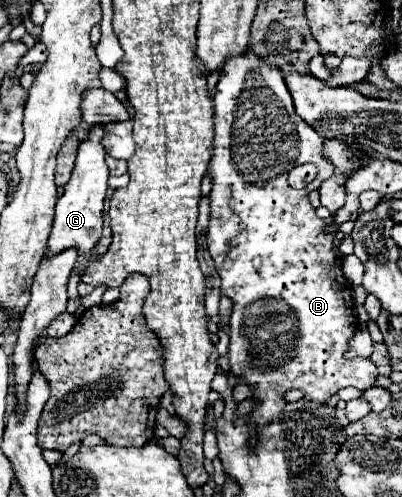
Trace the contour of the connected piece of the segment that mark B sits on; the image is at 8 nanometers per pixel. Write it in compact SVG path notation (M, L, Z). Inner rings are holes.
M247 51L245 55L241 57L229 57L229 61L225 63L223 71L221 71L221 79L217 83L217 89L215 89L215 107L213 107L213 155L211 155L211 161L209 161L209 167L207 167L207 177L211 177L211 193L209 193L209 207L211 207L211 213L209 213L209 227L207 227L207 245L209 245L209 253L215 261L215 269L221 277L221 293L223 295L229 295L231 301L233 301L233 315L231 315L231 329L229 329L229 337L231 337L231 343L229 343L229 367L231 367L231 375L237 377L237 381L245 381L253 395L251 399L257 401L257 407L249 413L247 417L247 423L249 423L249 445L255 447L255 441L257 441L257 433L261 427L273 423L277 419L277 415L285 409L287 401L285 401L285 393L291 391L291 389L297 389L297 391L303 391L303 399L307 401L317 401L317 403L327 403L339 389L343 387L357 387L357 389L367 389L375 383L375 377L377 377L377 367L371 359L363 359L363 357L355 357L355 359L345 359L345 351L349 347L349 341L351 337L355 335L355 329L357 329L357 317L353 313L353 289L351 285L347 283L347 279L343 277L343 271L341 271L341 263L343 263L343 255L341 251L337 249L337 245L333 243L333 235L327 235L323 233L325 225L331 225L333 221L331 219L319 219L315 215L315 209L311 207L309 203L309 189L311 185L321 185L327 177L331 177L335 173L333 165L329 165L329 161L325 161L325 155L323 155L323 137L317 135L317 131L309 125L305 125L305 121L301 121L301 117L297 117L295 109L293 109L293 101L291 101L291 93L281 77L281 73L277 69L273 69L271 65L263 63L255 53ZM303 163L313 163L317 167L317 177L313 179L311 185L307 185L305 189L293 189L289 183L287 183L287 175L289 175L289 169L297 167L297 165L303 165Z

